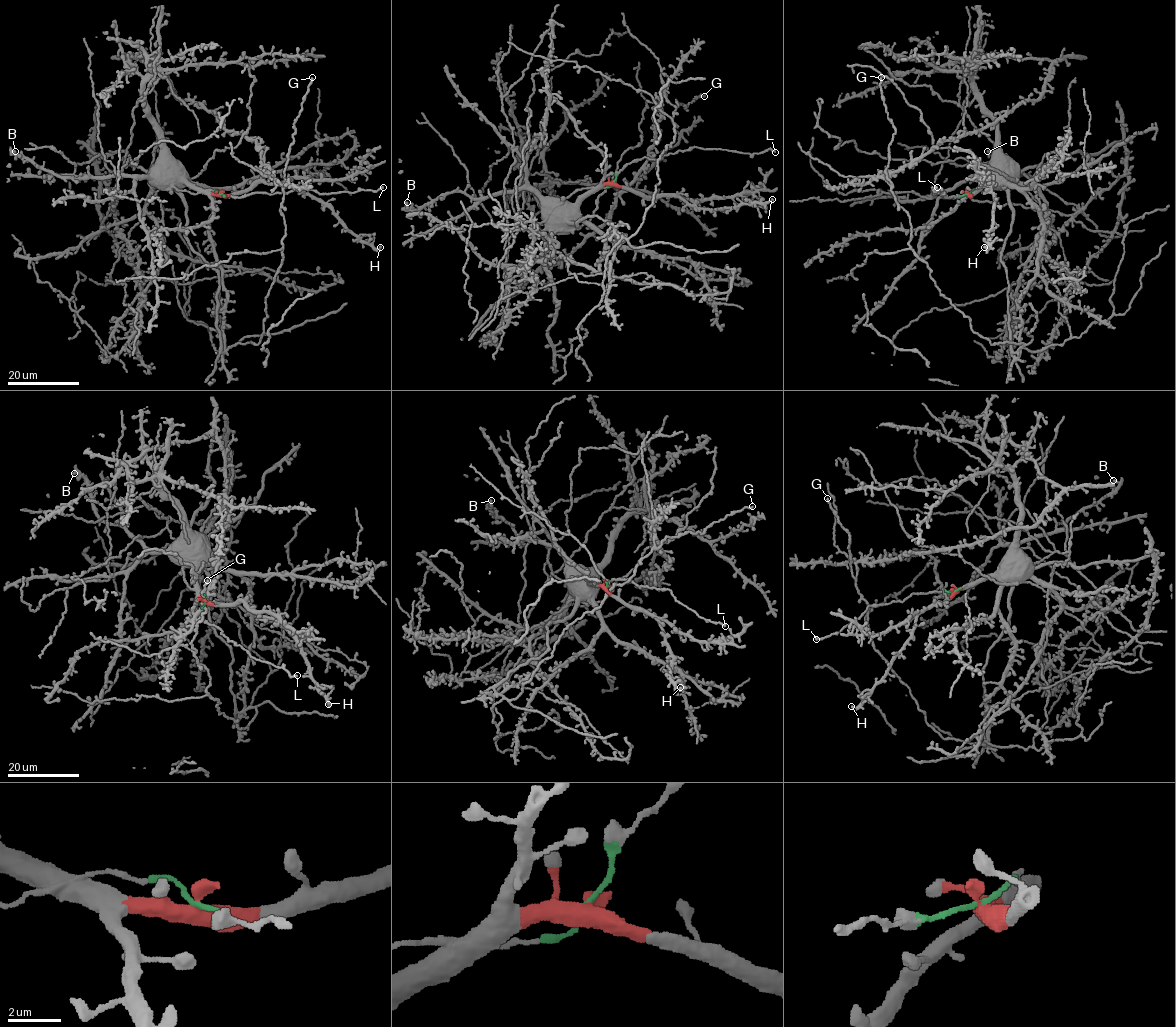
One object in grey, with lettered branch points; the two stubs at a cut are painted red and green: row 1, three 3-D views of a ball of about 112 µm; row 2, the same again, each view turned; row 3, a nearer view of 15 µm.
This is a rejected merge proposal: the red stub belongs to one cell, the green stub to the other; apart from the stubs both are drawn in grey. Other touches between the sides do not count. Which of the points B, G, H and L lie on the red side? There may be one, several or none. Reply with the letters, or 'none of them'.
B, G, H

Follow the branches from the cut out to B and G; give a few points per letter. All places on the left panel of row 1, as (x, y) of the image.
B: (221, 194), (207, 194), (182, 182), (162, 178), (57, 177), (15, 154), (15, 151)
G: (221, 194), (178, 190), (189, 245), (218, 275), (224, 352), (259, 341), (267, 316), (284, 168), (311, 77)

